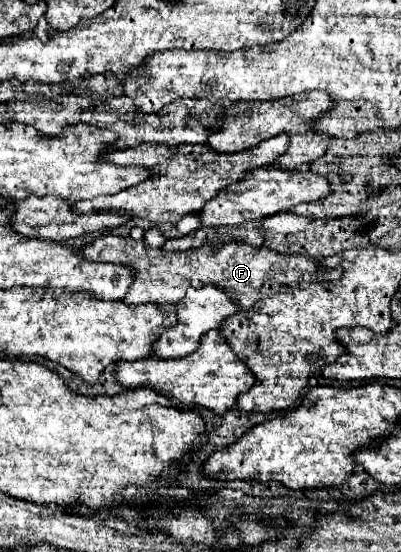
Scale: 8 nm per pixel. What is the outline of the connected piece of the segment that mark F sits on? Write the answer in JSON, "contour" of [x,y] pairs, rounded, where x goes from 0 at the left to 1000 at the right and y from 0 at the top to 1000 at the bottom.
{"contour":[[[257,428],[212,442],[197,453],[219,473],[317,478],[337,489],[337,511],[327,511],[327,525],[317,525],[317,551],[441,551],[471,518],[496,522],[531,514],[536,522],[566,529],[566,536],[596,551],[596,558],[626,558],[641,547],[641,525],[661,507],[681,507],[691,514],[736,514],[756,511],[766,500],[786,500],[796,482],[736,460],[696,460],[671,449],[631,449],[611,438],[566,438],[566,442],[506,442],[496,449],[476,449],[461,457],[406,457],[401,449],[362,449],[357,438],[327,435],[324,429]]]}

